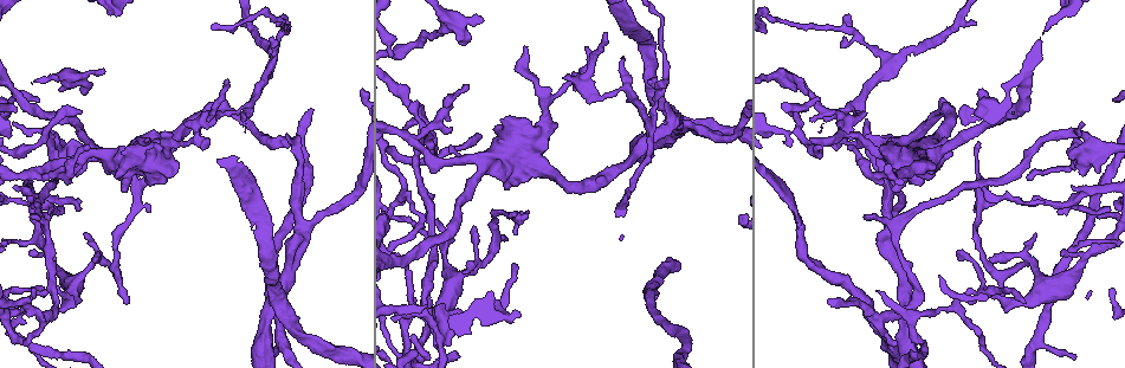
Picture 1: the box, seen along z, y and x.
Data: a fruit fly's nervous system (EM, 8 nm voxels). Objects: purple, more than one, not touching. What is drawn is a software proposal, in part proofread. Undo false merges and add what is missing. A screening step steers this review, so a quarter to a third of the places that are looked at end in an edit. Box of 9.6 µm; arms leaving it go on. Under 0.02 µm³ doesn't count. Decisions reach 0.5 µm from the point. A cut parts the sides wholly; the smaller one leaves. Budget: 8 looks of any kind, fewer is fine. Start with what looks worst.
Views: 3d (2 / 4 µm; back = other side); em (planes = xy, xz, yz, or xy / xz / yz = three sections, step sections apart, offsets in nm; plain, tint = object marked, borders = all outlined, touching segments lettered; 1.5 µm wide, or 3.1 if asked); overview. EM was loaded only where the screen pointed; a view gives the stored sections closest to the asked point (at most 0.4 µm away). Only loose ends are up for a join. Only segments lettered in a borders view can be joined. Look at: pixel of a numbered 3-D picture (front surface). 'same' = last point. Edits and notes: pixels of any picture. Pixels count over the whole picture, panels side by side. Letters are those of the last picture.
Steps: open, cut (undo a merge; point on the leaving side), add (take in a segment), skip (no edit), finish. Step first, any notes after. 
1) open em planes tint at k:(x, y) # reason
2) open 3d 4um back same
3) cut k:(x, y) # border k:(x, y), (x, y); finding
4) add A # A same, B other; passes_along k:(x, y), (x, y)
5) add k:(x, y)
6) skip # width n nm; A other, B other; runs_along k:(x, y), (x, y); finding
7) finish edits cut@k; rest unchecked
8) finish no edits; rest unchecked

open em planes borders at 1:(546, 103) # three-way junction

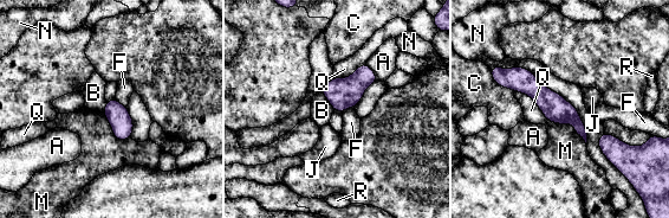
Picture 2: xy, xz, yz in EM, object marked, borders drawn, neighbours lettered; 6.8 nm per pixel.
skip # A other, B other, C other, F other, J other, M other, N other, Q other, R other; border 2:(547, 120), (570, 123), (585, 143); continuous, no second neuron

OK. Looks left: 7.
open 3d 2um at 1:(915, 302) # abrupt turn

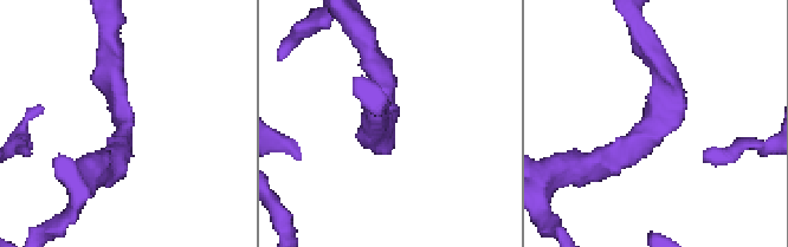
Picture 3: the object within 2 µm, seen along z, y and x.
open em xz step 4 tint at 3:(385, 124) # arm_widths 200, 200 nm

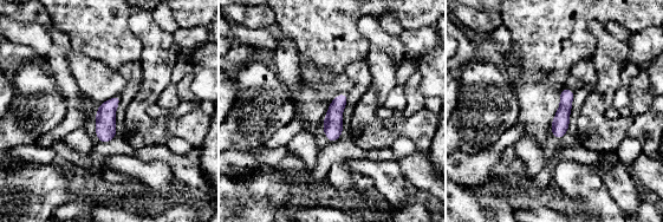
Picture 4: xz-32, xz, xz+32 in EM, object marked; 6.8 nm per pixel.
open em planes borders same

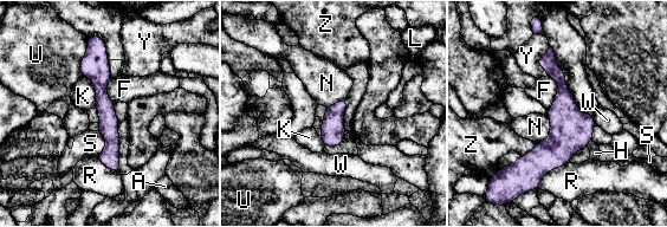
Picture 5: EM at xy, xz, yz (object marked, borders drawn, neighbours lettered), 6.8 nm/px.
skip # width 130 nm; A other, F other, H other, K other, L other, N other, R other, S other, U other, W other, Y other, Z other; border 5:(550, 76), (557, 95), (548, 111); continuous, no second neuron

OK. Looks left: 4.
open 3d 2um at 1:(270, 63) # branch point

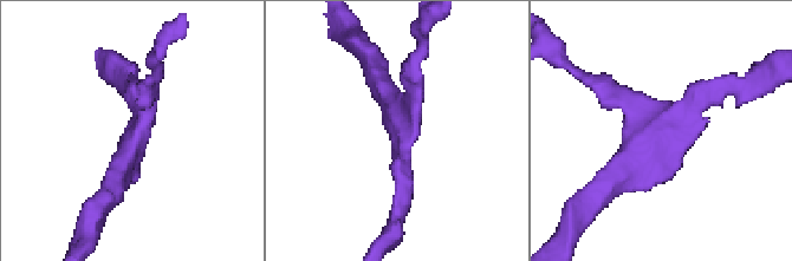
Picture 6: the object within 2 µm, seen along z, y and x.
open em yz step 4 tint at 6:(135, 134) # shape alone is not enough

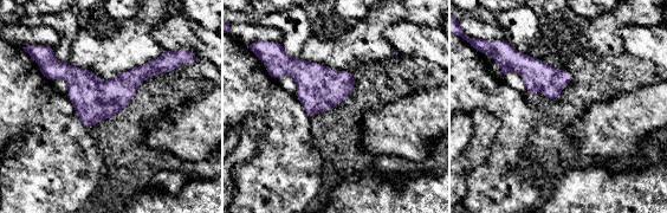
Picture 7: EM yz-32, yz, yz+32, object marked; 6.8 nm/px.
open em xz step 8 borders same # cut it another way

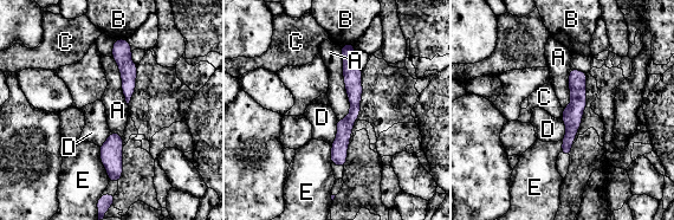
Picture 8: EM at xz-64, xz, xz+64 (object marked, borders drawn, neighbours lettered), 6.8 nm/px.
skip # width 140 nm; A other, B other, C other, D other, E other; runs_along 8:(351, 46), (354, 115), (339, 163); all the same neuron

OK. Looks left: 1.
finish no edits; rest unchecked

